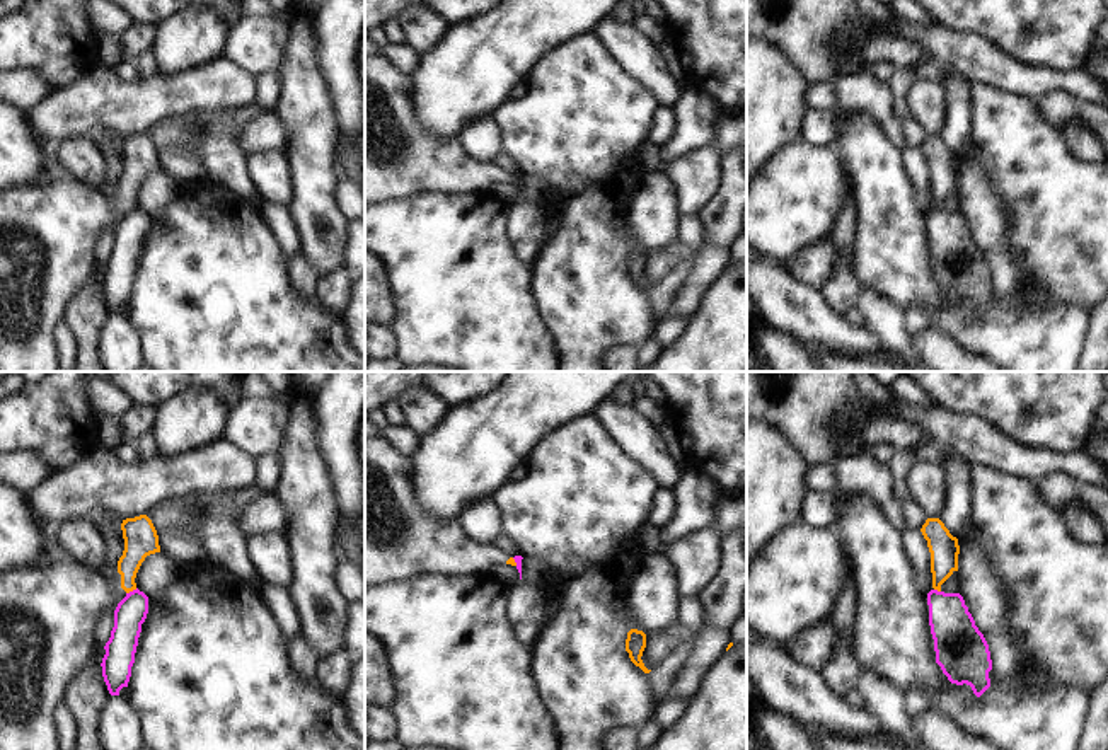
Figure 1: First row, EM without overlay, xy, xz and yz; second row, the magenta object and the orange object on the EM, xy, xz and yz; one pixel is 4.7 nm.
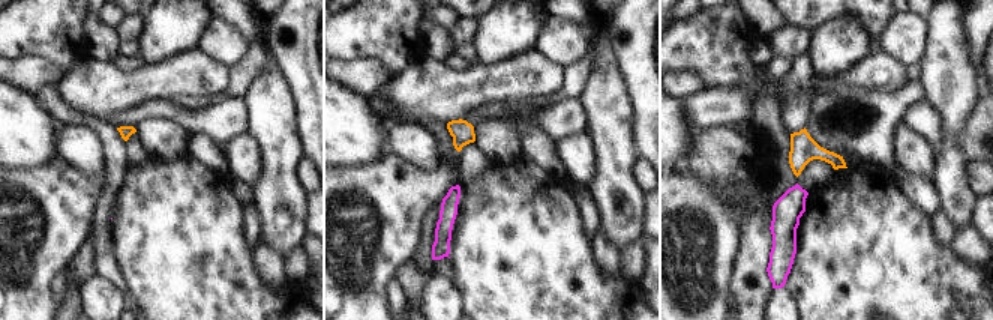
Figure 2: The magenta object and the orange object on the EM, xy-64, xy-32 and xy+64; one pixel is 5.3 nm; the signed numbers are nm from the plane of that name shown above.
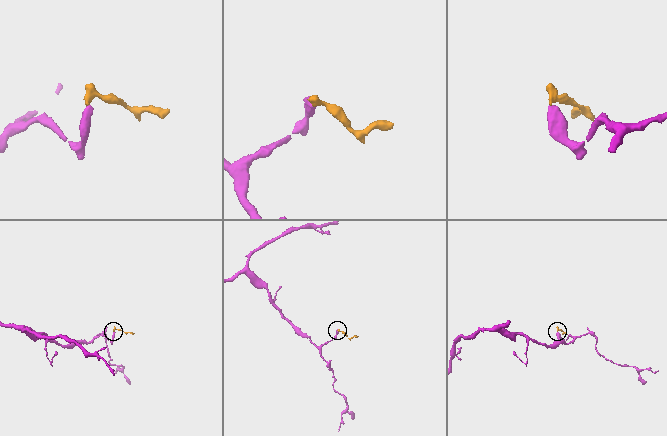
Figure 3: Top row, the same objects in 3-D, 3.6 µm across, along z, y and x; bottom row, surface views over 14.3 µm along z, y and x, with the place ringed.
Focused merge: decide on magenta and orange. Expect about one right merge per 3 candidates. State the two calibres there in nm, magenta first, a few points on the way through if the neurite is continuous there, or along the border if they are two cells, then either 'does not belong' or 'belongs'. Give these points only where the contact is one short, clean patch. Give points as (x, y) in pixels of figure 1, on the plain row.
calibres 150 and 160 nm; border xy (137, 207), (126, 212); does not belong

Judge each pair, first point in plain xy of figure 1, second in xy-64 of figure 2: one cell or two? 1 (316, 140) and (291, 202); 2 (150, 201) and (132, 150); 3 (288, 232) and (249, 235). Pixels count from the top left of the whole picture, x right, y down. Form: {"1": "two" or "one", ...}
{"1": "one", "2": "one", "3": "one"}

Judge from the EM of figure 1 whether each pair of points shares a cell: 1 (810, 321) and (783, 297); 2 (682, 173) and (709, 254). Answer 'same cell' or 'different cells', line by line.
1: same cell
2: different cells

